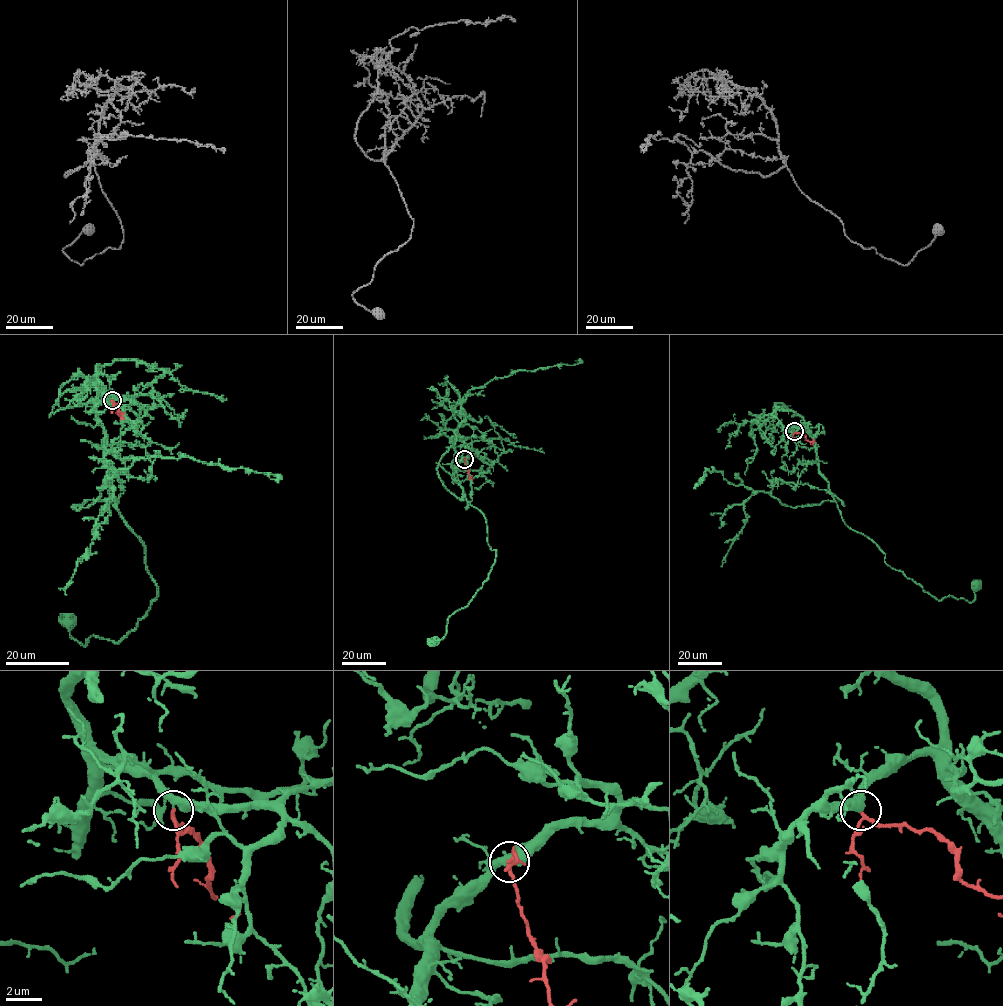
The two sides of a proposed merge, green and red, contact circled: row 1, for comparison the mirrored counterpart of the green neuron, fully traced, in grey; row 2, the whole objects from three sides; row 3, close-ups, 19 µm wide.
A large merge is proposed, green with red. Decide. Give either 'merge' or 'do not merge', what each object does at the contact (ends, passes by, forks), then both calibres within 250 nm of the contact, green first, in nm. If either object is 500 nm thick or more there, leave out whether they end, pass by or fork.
merge; green forks there; red passes by; 360 nm thick on the green side, 160 nm on the other

